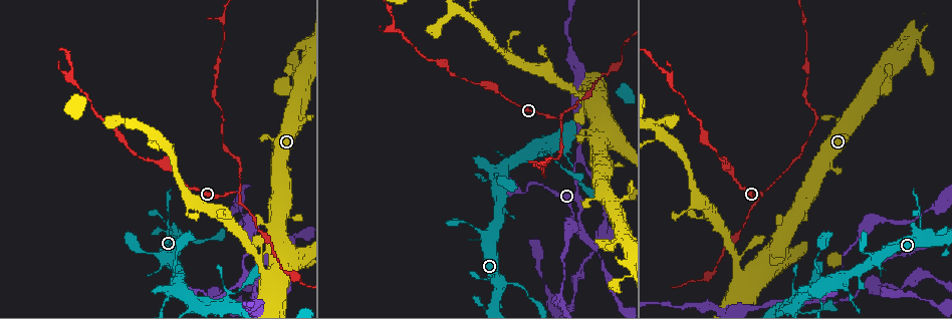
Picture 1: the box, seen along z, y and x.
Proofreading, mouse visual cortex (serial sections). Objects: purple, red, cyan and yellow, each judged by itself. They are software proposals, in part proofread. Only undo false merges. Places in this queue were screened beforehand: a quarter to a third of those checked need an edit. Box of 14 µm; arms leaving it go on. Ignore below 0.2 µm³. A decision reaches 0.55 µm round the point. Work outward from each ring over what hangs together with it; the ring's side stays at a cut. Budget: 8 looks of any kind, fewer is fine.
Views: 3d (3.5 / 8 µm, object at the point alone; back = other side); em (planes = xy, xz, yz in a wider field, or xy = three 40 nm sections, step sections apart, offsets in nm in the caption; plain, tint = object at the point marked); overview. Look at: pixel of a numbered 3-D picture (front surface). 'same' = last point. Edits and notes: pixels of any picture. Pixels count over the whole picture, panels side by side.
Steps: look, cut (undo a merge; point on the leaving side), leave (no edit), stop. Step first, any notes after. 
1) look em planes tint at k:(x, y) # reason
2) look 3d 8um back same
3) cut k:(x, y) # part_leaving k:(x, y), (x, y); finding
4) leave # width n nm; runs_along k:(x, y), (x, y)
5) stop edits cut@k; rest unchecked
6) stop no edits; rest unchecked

look 3d 8um at 1:(577, 161) # side arm on a straight run

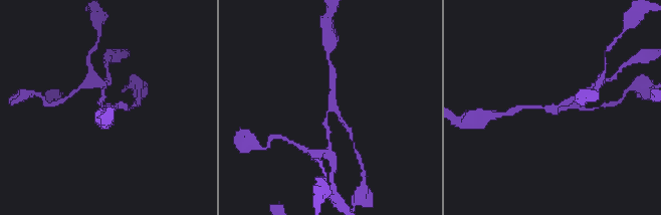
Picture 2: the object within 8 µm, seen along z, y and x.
look 3d 3.5um at 2:(330, 108) # zoom in

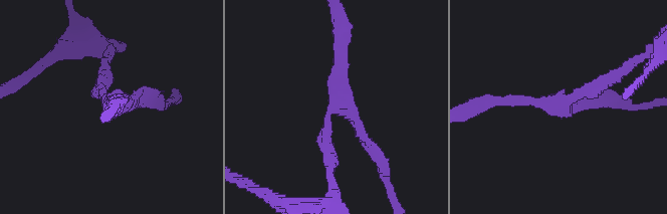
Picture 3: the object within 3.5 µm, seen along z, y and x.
leave # arm_widths 200, 200, 200 nm; runs_along 3:(103, 74), (103, 99), (150, 99); continuous, no second cell

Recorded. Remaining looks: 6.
look 3d 3.5um at 1:(236, 192) # abrupt turn

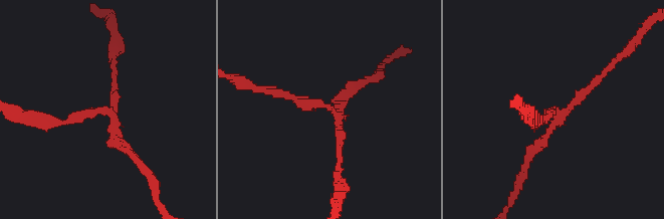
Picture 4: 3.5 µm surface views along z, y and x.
look em planes tint at 4:(106, 110) # arms 3; arm_widths 150, 150, 150 nm; shape alone is not enough

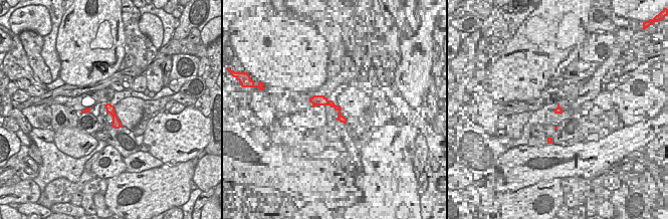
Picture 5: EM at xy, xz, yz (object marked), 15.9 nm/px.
cut 4:(120, 144) # border 5:(113, 115), (116, 116); two cells meet here

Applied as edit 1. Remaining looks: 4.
look em xy step 1 tint at 1:(66, 75) # abrupt turn

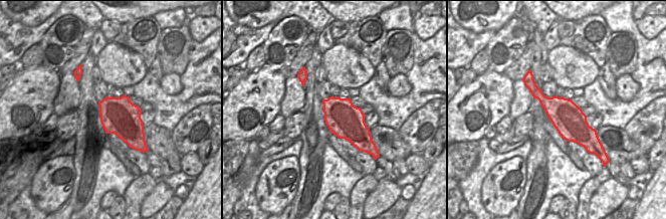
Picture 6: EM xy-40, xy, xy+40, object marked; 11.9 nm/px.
look 3d 3.5um same

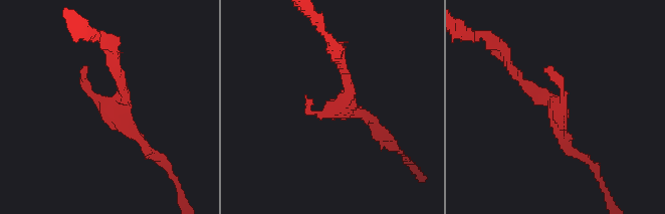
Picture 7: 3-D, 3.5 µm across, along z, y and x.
leave # width 420 nm; runs_along 7:(579, 154), (559, 108), (514, 70); continuous, no second cell

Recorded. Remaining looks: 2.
stop edits cut@4; rest unchecked

